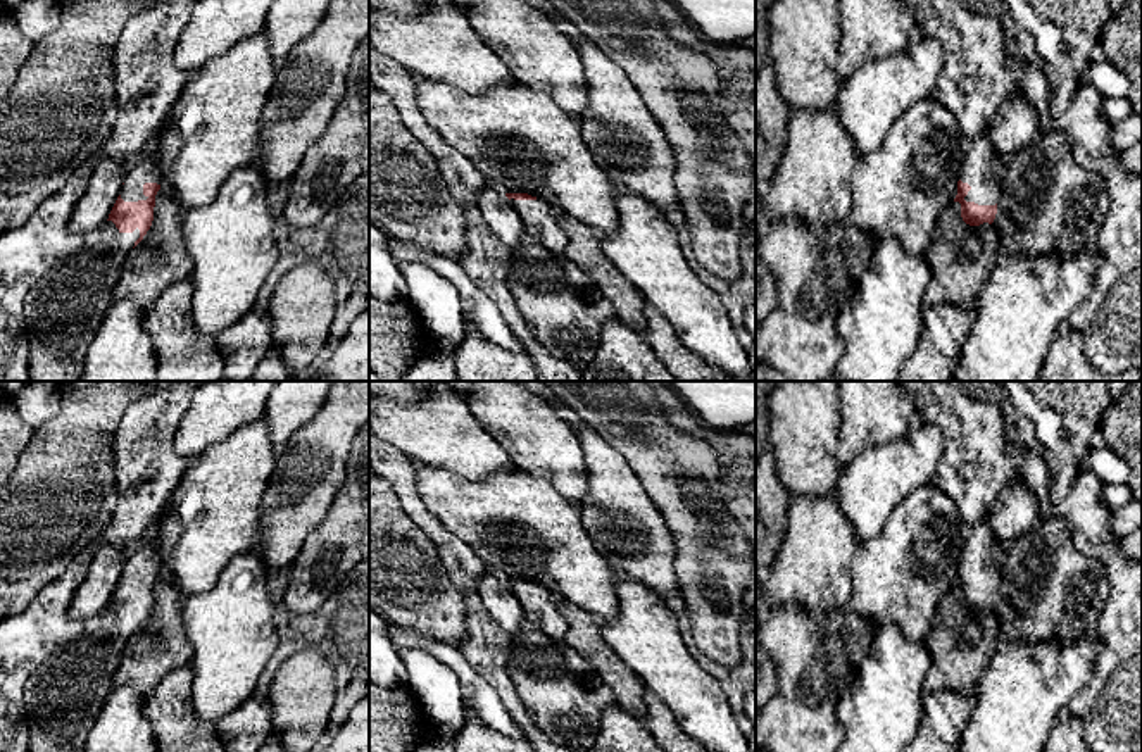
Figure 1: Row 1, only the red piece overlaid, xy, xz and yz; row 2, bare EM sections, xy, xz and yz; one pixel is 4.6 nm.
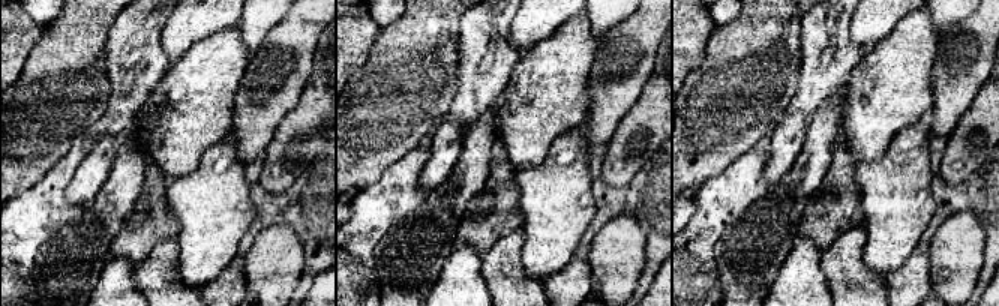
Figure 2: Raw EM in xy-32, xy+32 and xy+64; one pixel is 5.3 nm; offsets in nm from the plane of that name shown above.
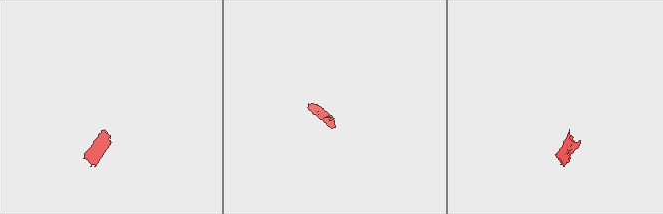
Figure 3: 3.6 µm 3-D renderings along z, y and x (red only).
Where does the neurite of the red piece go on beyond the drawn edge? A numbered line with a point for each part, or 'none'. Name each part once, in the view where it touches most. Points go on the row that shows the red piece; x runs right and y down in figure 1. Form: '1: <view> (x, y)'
1: xy (140, 171)

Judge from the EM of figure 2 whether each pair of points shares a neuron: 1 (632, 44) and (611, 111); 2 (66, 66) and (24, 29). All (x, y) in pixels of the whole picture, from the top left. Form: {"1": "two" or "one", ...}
{"1": "one", "2": "two"}

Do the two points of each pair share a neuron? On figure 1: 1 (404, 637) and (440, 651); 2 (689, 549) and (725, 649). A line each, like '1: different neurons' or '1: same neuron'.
1: same neuron
2: same neuron

